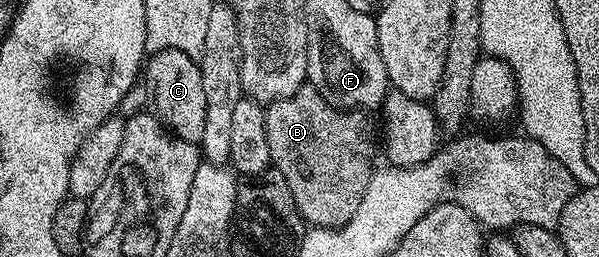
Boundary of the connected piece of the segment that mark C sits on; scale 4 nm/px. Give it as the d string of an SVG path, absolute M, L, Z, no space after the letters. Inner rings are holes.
M167 48L148 56L143 67L143 83L149 86L153 98L152 110L168 130L183 141L200 144L203 121L207 121L207 97L203 94L203 77L198 60L179 49Z

